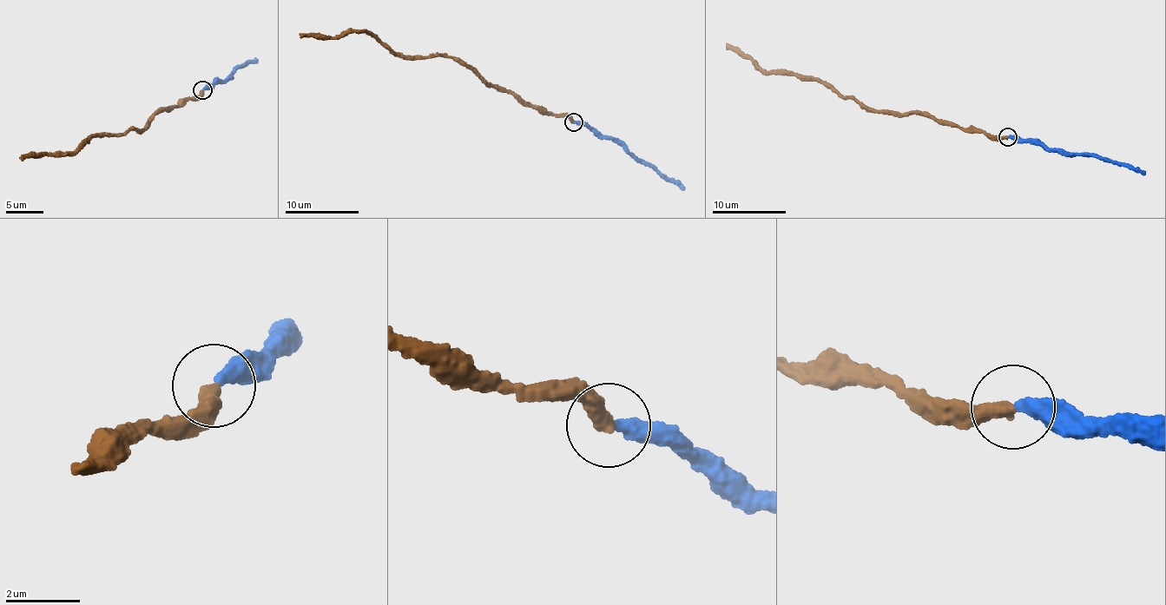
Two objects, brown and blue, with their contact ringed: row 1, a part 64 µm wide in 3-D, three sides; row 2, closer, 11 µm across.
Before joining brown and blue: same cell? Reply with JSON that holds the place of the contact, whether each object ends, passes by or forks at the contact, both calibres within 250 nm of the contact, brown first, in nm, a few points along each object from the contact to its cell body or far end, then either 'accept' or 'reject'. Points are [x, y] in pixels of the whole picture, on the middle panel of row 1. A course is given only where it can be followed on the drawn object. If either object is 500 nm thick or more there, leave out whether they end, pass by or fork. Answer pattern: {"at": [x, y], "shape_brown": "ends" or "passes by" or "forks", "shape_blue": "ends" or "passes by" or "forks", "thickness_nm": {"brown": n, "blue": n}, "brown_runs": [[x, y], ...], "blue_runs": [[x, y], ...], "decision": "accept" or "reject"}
{"at": [573, 121], "shape_brown": "ends", "shape_blue": "ends", "thickness_nm": {"brown": 400, "blue": 360}, "brown_runs": [[573, 121], [527, 107], [451, 57], [400, 57], [366, 31], [322, 40], [299, 33]], "blue_runs": [[574, 121], [582, 121], [613, 137], [683, 189]], "decision": "accept"}

